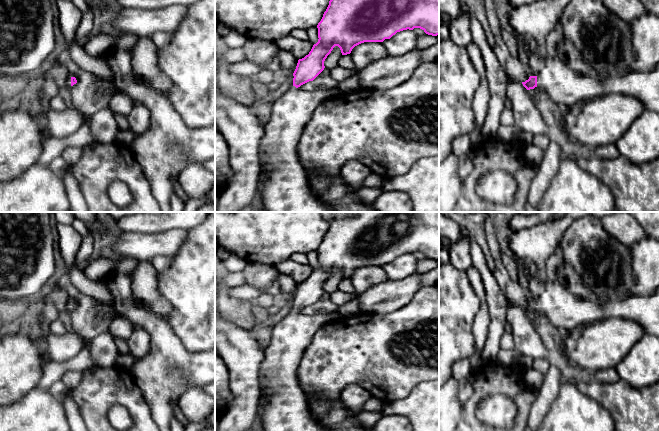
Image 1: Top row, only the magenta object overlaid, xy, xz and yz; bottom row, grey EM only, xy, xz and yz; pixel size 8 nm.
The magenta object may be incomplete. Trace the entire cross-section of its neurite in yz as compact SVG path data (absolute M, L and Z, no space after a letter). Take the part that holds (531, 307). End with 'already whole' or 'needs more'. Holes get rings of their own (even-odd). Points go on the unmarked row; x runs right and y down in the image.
M546 281L540 296L522 308L527 314L538 310L557 329L572 331L586 323L618 317L637 322L645 333L659 338L659 287L652 294L598 304L577 297L558 281Z | needs more

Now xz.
M333 212L333 214L334 219L317 249L318 266L313 269L308 279L298 284L293 297L293 309L284 319L268 330L266 342L263 345L264 359L259 370L261 399L258 410L263 431L328 431L313 418L309 409L308 397L299 385L296 372L304 349L315 332L328 323L344 317L338 311L321 312L315 315L305 315L299 312L301 309L313 305L324 294L324 285L335 270L340 272L342 279L347 279L361 267L383 266L397 256L407 253L420 252L428 259L439 259L439 212L360 212L359 216L353 219L344 212Z | needs more

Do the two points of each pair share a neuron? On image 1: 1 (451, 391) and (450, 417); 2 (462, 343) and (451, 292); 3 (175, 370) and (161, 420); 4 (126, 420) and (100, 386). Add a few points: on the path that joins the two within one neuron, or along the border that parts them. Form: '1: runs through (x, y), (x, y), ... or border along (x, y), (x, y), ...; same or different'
1: runs through (450, 397), (450, 411); same
2: runs through (451, 330), (451, 305); same
3: runs through (163, 382), (161, 384), (161, 408); same
4: border along (107, 412), (115, 405), (123, 405), (133, 420); different

